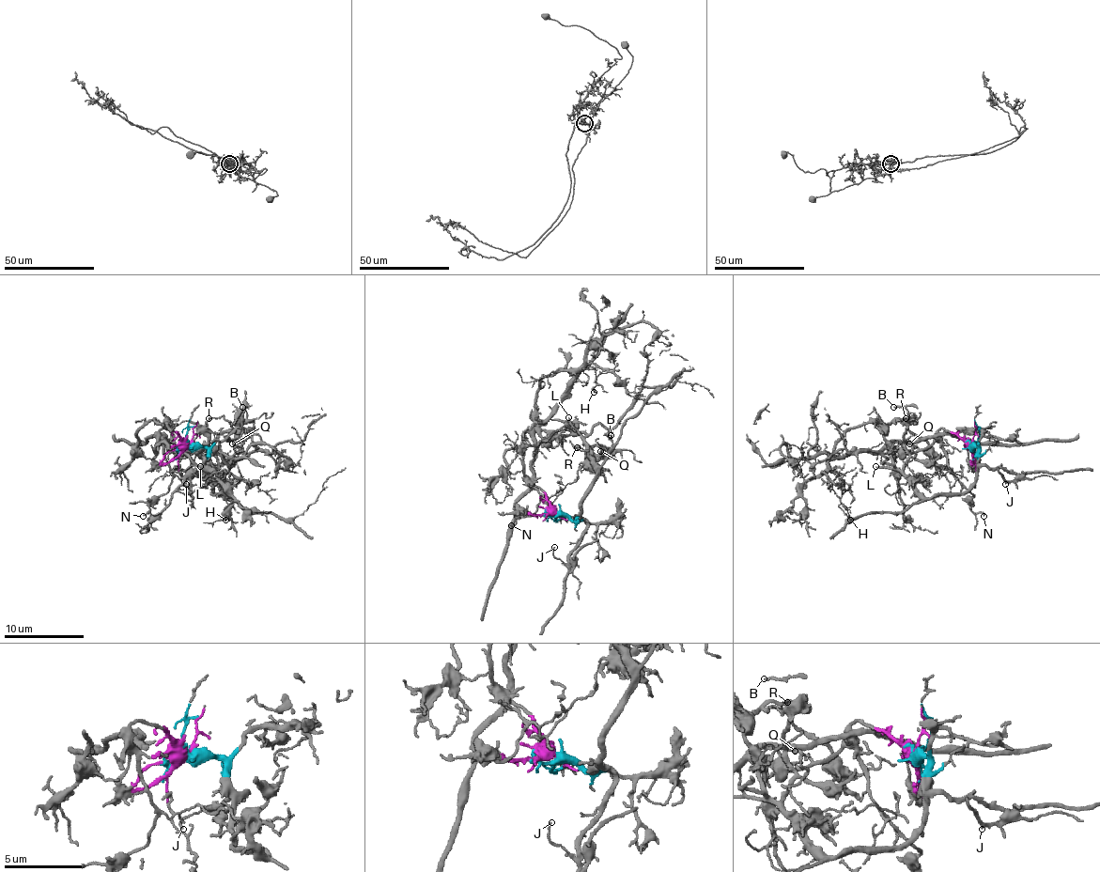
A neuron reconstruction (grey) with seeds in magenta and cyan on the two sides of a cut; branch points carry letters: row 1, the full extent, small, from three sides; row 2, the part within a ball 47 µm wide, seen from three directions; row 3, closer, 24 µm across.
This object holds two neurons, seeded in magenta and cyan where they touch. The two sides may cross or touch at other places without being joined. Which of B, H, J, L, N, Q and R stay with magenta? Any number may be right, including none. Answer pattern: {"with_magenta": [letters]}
{"with_magenta": ["H", "N"]}

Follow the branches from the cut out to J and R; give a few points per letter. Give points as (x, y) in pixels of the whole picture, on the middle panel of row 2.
J: (554, 515), (568, 515), (586, 522), (580, 544), (564, 563), (554, 554), (554, 547)
R: (554, 515), (580, 517), (596, 469), (588, 444), (604, 455), (596, 459), (576, 446)

